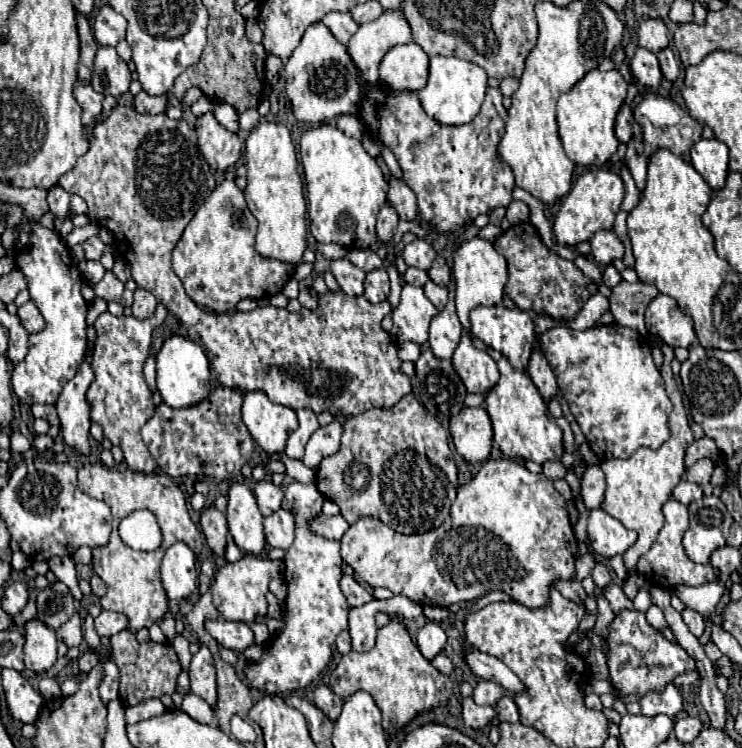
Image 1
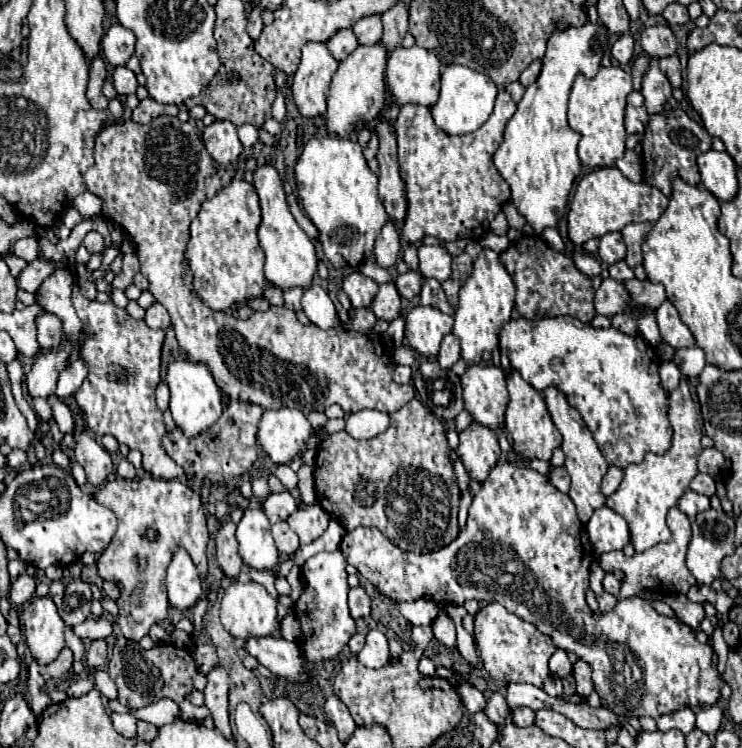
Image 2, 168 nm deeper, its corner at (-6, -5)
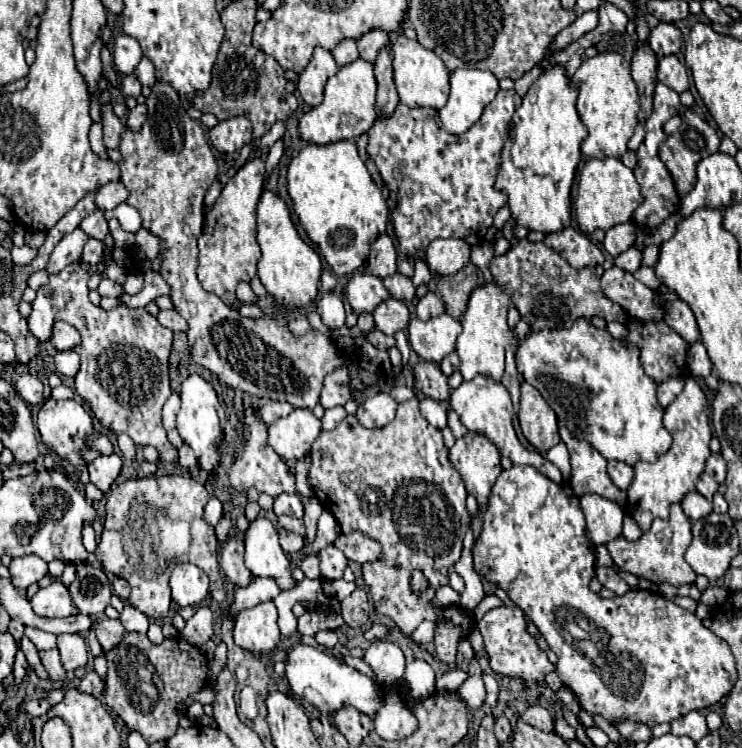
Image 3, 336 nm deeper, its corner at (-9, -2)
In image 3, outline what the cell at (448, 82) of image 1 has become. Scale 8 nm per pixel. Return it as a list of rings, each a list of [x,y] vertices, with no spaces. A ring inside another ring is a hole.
[[[456,69],[452,75],[450,75],[450,97],[448,97],[448,103],[438,111],[440,115],[440,121],[444,125],[444,129],[448,133],[454,133],[454,135],[460,135],[460,133],[466,133],[482,115],[484,107],[488,103],[492,103],[492,99],[496,97],[498,93],[498,79],[490,73],[490,71],[480,71],[480,69]]]

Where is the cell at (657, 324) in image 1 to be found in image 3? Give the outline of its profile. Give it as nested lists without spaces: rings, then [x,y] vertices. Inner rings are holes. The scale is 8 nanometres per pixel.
[[[676,299],[672,303],[666,305],[666,313],[664,313],[664,319],[666,323],[682,335],[682,339],[686,343],[696,343],[700,339],[700,329],[698,329],[698,323],[694,319],[694,313],[692,309],[688,307],[688,303]]]

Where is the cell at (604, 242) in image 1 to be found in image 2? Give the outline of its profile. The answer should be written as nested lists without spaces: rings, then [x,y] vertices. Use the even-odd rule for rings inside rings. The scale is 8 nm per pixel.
[[[609,232],[599,240],[599,258],[605,264],[615,264],[625,258],[625,242],[621,238],[621,232]]]

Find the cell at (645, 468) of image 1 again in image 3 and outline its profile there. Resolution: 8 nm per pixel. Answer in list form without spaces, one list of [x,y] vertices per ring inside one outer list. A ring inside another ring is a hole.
[[[686,379],[682,393],[664,411],[664,427],[672,435],[672,447],[654,463],[648,461],[636,463],[634,481],[626,491],[628,493],[626,513],[630,513],[636,519],[642,531],[648,531],[656,517],[666,519],[670,505],[680,503],[686,493],[694,491],[696,479],[702,475],[704,463],[710,457],[708,443],[712,439],[712,429],[708,413],[710,413],[708,401],[702,387],[694,379]]]

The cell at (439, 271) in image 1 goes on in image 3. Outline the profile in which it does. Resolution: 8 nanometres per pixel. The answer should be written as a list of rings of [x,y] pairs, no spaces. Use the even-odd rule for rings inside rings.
[[[468,263],[462,271],[458,271],[456,275],[444,275],[440,277],[438,281],[438,293],[444,301],[444,307],[446,307],[446,313],[450,317],[454,317],[456,321],[460,321],[462,313],[466,311],[466,305],[468,305],[468,299],[470,299],[470,293],[484,285],[484,275],[482,271],[474,265],[474,263]]]

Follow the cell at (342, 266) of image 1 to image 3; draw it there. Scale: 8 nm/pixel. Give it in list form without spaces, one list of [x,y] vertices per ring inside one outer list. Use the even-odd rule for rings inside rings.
[[[358,271],[346,287],[346,297],[348,297],[348,303],[352,305],[354,313],[362,315],[362,313],[372,313],[382,301],[386,301],[390,297],[390,293],[382,285],[380,277]]]

